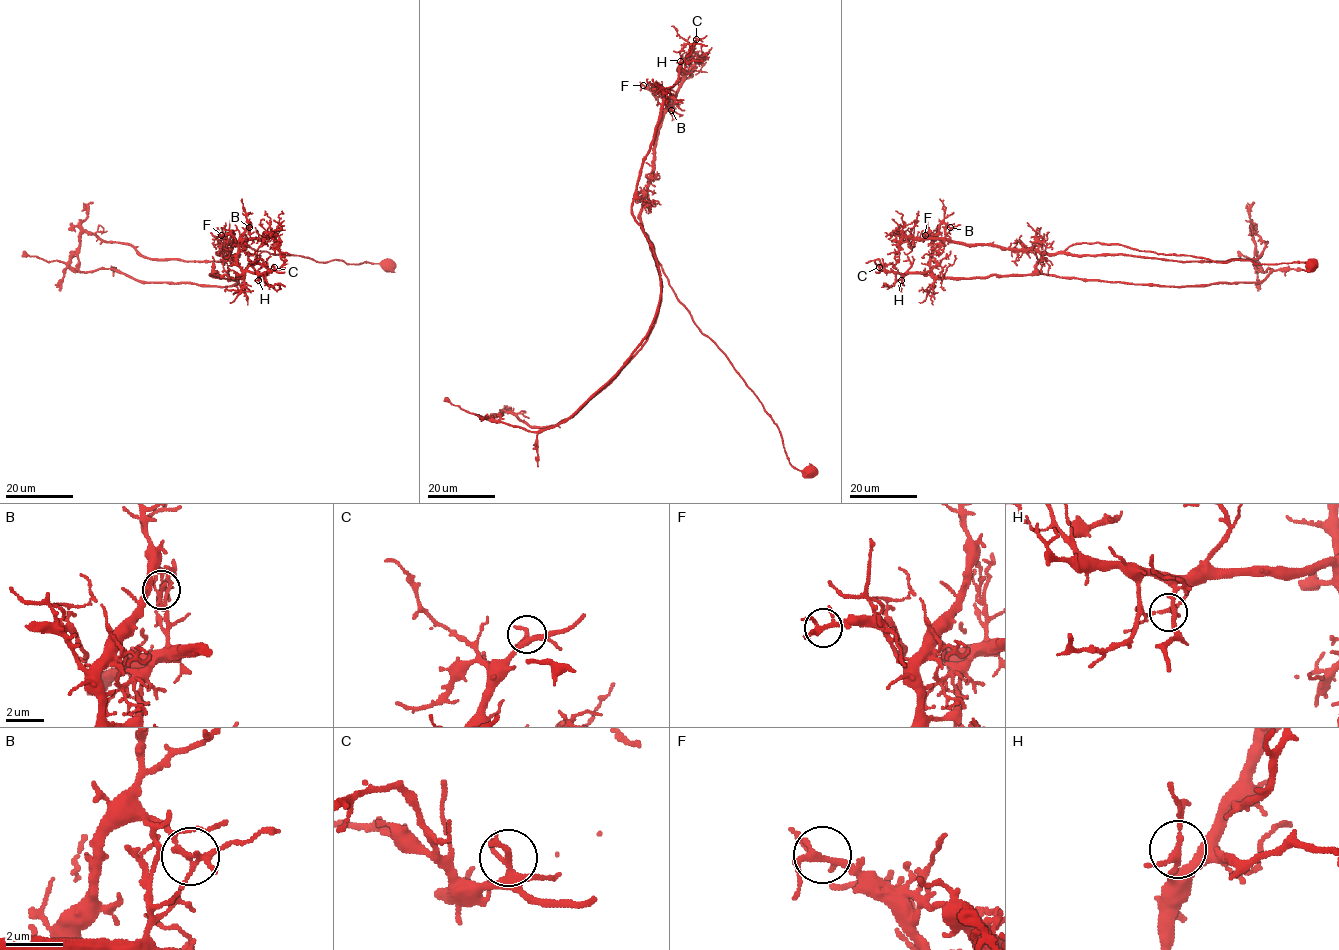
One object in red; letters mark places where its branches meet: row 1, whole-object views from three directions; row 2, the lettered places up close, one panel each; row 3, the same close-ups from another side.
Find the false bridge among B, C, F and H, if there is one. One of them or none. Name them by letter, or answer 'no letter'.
B

